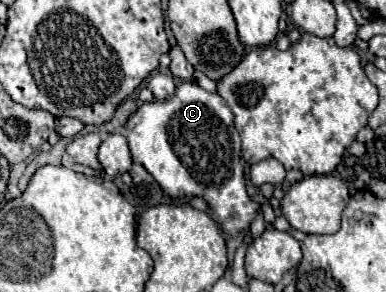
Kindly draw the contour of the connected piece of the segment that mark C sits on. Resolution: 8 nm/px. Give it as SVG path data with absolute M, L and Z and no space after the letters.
M193 80L181 82L171 98L163 102L145 102L143 106L139 106L139 110L127 118L125 130L133 162L141 164L157 180L165 194L169 194L171 198L203 196L209 202L211 212L215 214L215 220L221 224L225 234L237 234L251 224L259 210L259 204L249 200L247 196L241 164L241 140L233 126L233 114L219 94L203 90Z

